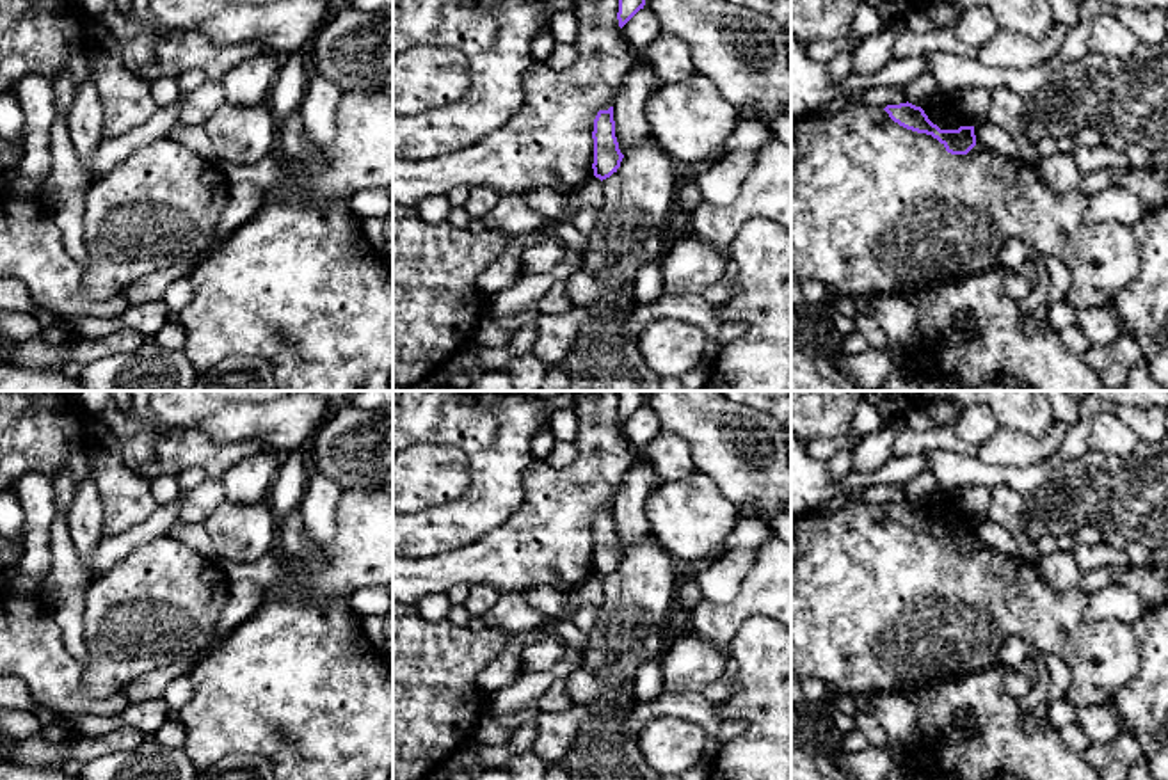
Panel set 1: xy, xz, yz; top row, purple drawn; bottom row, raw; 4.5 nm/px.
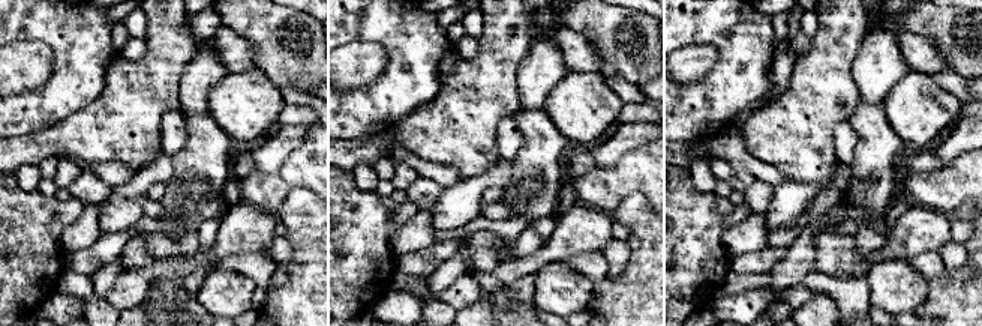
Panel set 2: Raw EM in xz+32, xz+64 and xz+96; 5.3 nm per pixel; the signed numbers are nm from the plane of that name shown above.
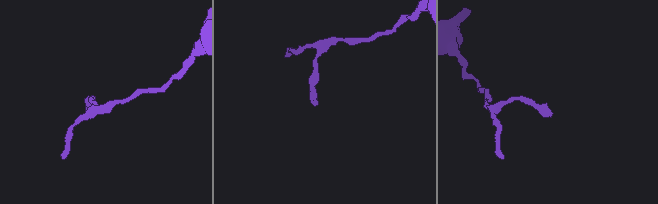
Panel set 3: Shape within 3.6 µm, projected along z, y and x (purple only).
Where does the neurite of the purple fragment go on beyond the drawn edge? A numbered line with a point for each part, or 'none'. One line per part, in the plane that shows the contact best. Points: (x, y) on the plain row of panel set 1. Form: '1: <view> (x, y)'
none

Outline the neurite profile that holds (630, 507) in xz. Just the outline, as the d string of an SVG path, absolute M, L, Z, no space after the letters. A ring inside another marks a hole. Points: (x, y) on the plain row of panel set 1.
M636 458L622 476L613 499L615 535L622 553L651 535L647 501L663 482L644 458Z

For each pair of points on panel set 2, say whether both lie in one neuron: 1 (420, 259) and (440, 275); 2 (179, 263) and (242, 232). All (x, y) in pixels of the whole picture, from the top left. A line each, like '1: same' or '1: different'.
1: different
2: same

